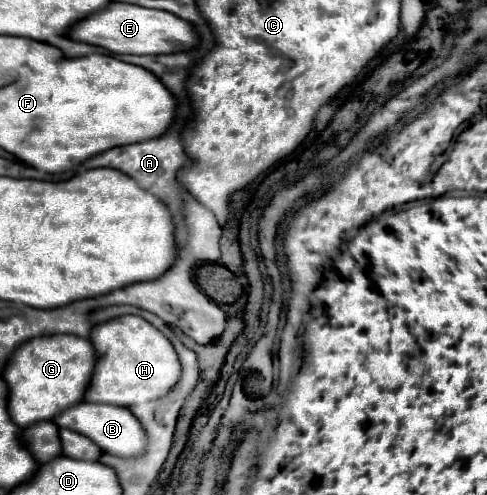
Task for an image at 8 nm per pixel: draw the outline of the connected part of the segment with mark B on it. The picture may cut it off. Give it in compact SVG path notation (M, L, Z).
M79 402L75 408L71 408L71 410L67 408L67 412L63 412L63 416L55 418L53 422L59 428L69 428L69 430L75 430L75 432L91 438L103 452L109 452L119 458L139 456L147 446L147 434L143 430L143 426L127 408L119 408L119 406L111 406L111 404Z

